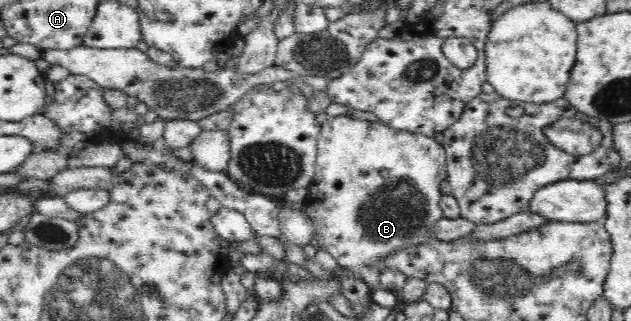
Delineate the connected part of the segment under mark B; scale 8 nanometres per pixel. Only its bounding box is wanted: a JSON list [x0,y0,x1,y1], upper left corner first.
[301,115,446,289]

